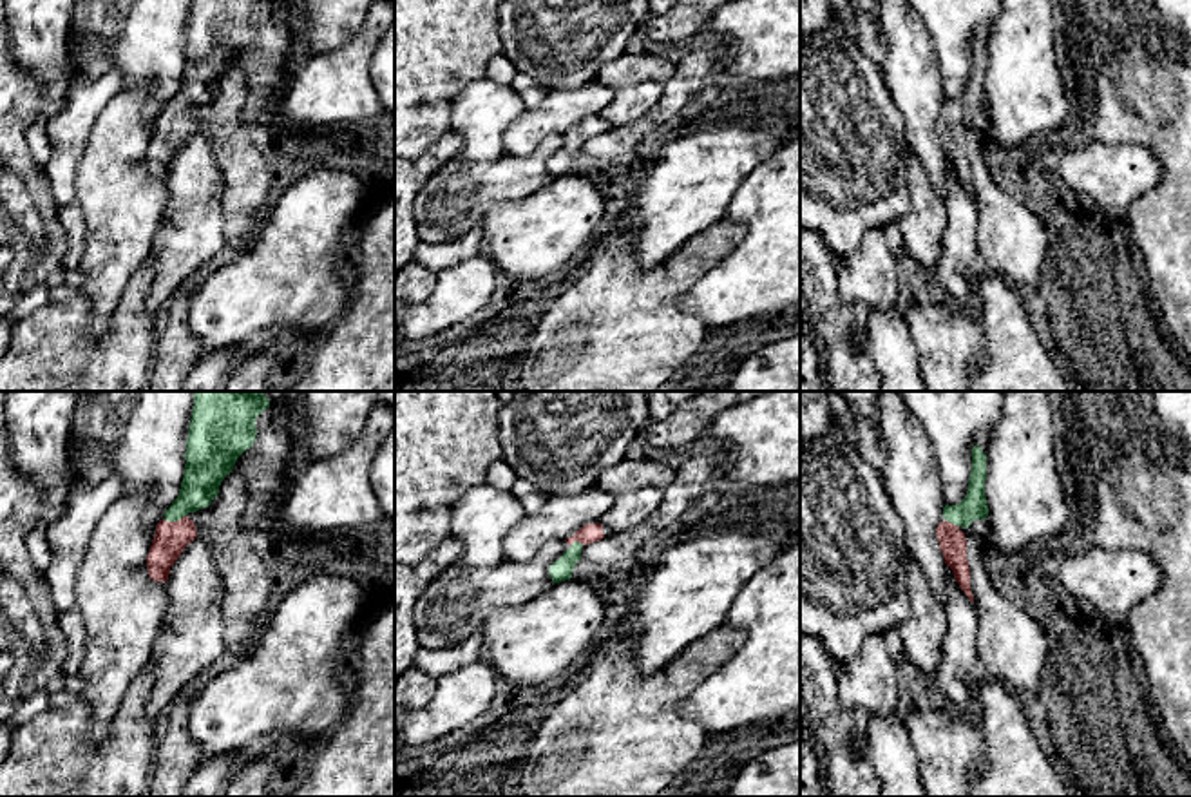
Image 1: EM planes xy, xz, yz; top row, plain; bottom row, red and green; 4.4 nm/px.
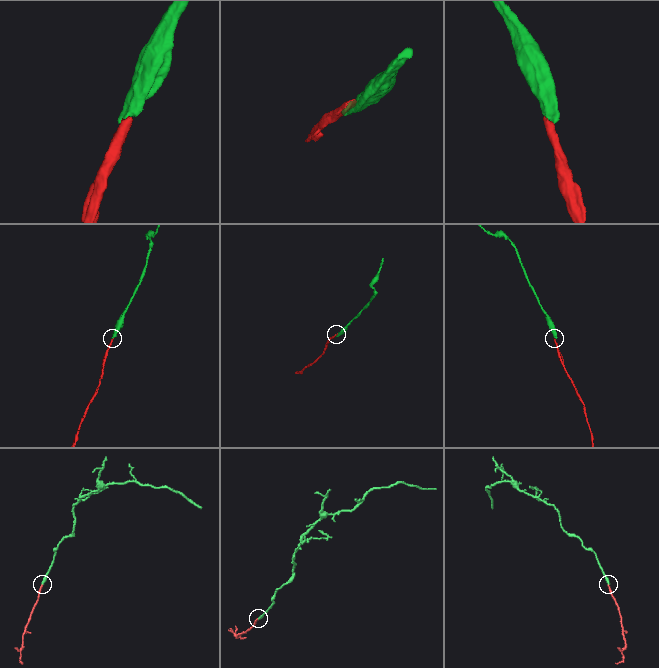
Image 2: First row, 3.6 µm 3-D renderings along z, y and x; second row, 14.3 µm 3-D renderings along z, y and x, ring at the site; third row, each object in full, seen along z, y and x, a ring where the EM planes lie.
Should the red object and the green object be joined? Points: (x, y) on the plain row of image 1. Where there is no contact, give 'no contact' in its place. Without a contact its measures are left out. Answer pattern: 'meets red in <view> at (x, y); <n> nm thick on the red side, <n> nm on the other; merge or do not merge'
meets red in xy at (174, 116); 150 nm thick on the red side, 170 nm on the other; merge

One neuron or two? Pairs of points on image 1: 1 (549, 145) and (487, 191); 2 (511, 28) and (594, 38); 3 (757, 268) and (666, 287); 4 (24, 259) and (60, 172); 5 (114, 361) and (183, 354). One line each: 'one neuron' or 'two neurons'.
1: one neuron
2: one neuron
3: two neurons
4: two neurons
5: two neurons

